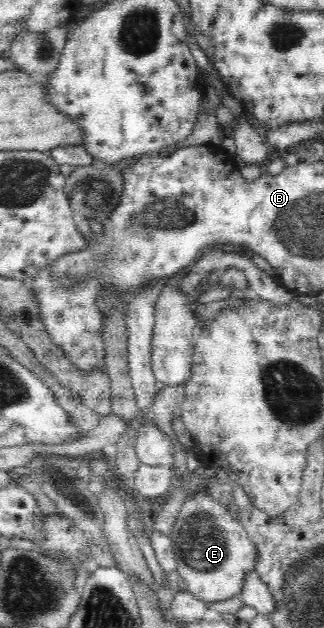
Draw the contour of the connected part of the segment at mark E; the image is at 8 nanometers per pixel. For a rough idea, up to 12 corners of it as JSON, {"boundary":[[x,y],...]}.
{"boundary":[[189,495],[166,533],[185,589],[238,596],[256,546],[231,508]]}

